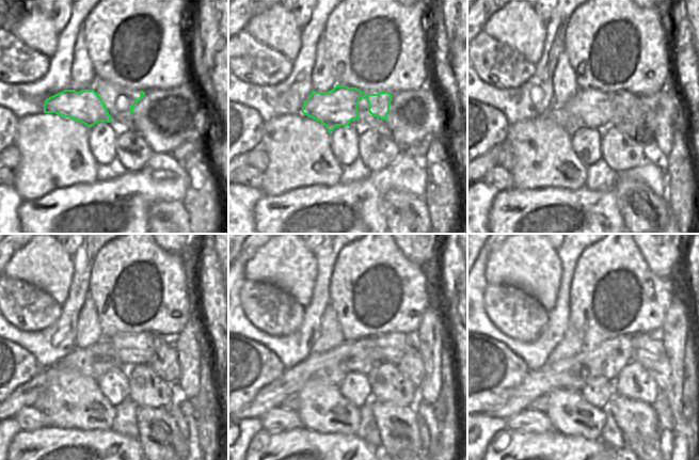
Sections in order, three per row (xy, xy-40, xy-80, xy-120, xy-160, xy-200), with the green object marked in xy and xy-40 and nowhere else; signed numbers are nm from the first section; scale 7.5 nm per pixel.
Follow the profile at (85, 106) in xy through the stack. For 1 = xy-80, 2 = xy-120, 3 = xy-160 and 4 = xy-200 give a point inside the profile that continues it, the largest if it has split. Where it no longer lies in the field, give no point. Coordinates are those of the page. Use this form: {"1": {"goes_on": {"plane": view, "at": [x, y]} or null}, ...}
{"1": {"goes_on": {"plane": "xy-80", "at": [586, 105]}}, "2": {"goes_on": {"plane": "xy-120", "at": [146, 342]}}, "3": {"goes_on": {"plane": "xy-160", "at": [388, 345]}}, "4": {"goes_on": {"plane": "xy-200", "at": [642, 343]}}}

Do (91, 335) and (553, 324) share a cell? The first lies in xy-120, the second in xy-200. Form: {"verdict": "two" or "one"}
{"verdict": "two"}

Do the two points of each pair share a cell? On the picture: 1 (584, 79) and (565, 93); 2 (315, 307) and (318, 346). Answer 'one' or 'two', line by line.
1: two
2: two

